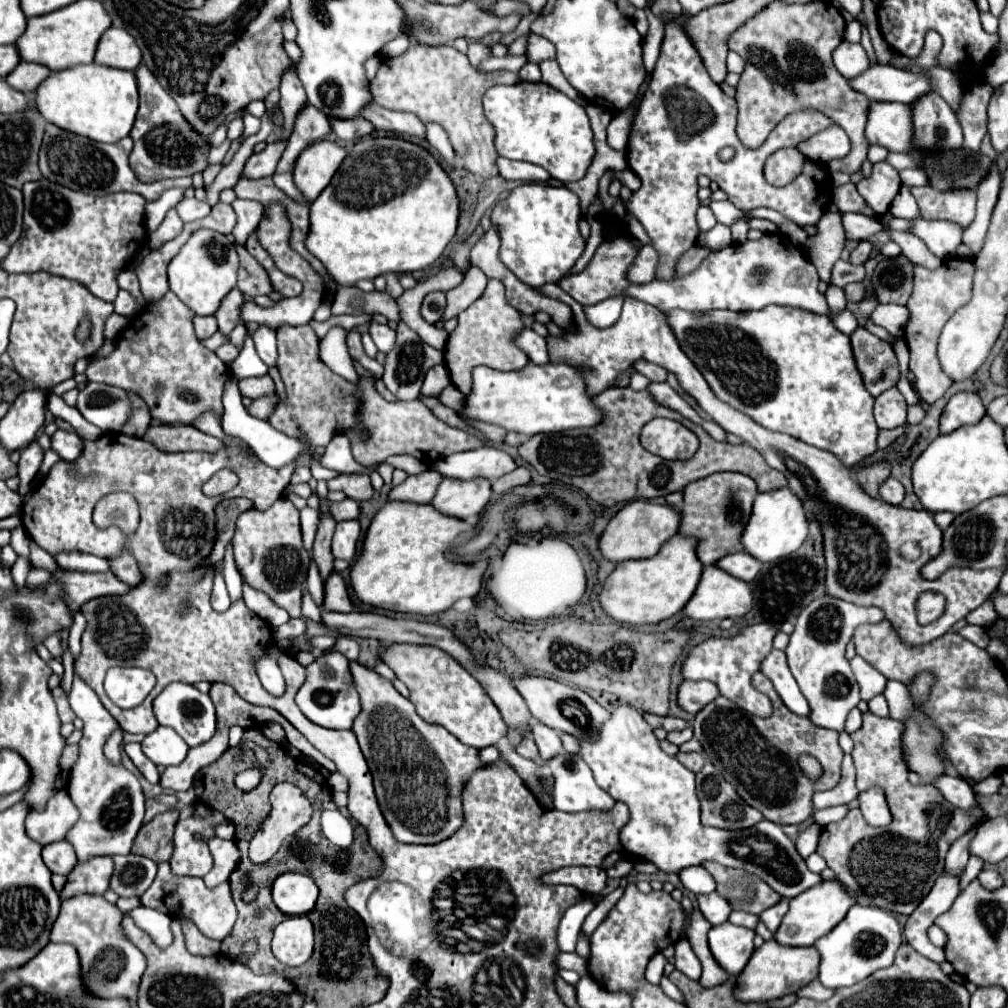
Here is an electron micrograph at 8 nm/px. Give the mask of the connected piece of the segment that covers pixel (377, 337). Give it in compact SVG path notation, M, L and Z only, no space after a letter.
M371 321L369 333L371 333L371 337L373 337L373 341L375 341L379 351L387 353L387 351L393 349L393 345L395 345L395 331L389 325L381 325L377 321Z

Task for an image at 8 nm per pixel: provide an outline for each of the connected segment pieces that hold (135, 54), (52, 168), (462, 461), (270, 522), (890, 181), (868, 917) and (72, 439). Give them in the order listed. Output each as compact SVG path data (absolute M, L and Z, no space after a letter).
M109 27L99 41L95 63L133 71L141 65L141 49L125 29Z
M47 123L43 145L41 145L41 151L39 151L39 169L41 169L41 175L47 181L59 183L59 185L75 189L75 191L87 191L87 193L93 193L93 195L131 191L131 193L139 193L147 201L155 201L163 191L167 191L171 187L191 187L191 177L163 179L163 181L149 183L149 185L141 183L127 163L127 157L129 157L131 149L133 149L131 137L125 137L117 143L107 145L107 143L95 143L87 137L75 135L71 131L59 129L53 123Z
M485 445L473 451L453 453L445 459L439 459L431 465L431 469L439 471L445 477L453 477L453 479L485 477L493 481L493 479L507 475L509 471L515 471L517 463L511 459L507 451L497 449L493 445Z
M277 499L267 511L245 511L237 519L233 551L239 571L253 589L267 593L291 617L301 617L301 597L311 555L301 541L299 509L289 499Z
M886 162L875 163L871 177L859 181L859 193L873 211L887 211L899 187L899 173Z
M853 905L845 919L831 933L827 933L815 943L821 953L819 981L831 989L855 985L877 969L889 967L901 943L903 933L893 913L869 905Z
M57 431L53 437L53 449L61 455L63 461L73 461L80 455L83 445L81 439L71 431Z

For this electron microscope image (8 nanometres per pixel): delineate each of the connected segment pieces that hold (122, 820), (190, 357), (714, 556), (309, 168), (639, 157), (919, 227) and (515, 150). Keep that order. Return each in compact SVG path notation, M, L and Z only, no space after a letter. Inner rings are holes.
M77 673L73 675L73 689L69 693L69 703L75 715L83 719L85 727L83 737L79 741L79 757L73 763L67 781L67 793L71 801L77 805L81 817L67 833L67 841L75 847L79 861L87 861L87 857L97 855L127 855L143 823L145 795L141 791L139 779L131 771L127 771L123 765L111 763L103 755L103 745L107 737L119 725L117 721L113 721L111 713L101 705L93 689Z
M167 291L161 301L149 303L129 321L127 329L115 341L113 353L89 361L85 375L89 381L135 391L149 405L151 417L163 425L191 425L203 411L221 415L221 395L229 371L213 351L197 341L191 325L193 315L185 303Z
M713 473L697 483L685 487L683 519L679 533L693 535L699 539L699 561L703 565L715 565L721 557L737 551L745 551L741 545L741 535L751 517L751 507L757 495L757 485L751 477L741 473Z
M317 141L309 145L297 159L293 179L305 199L315 201L319 193L329 185L331 177L339 169L347 151L335 141Z
M685 15L665 23L665 35L663 35L663 43L661 43L661 53L659 59L655 63L653 75L651 75L651 83L647 93L643 95L641 107L639 107L639 115L635 119L633 131L631 131L631 143L629 143L629 167L635 171L635 175L639 175L641 179L641 189L633 193L631 201L627 203L627 209L639 219L639 223L643 225L645 233L651 239L653 249L659 255L659 263L657 263L657 275L655 279L659 281L671 281L675 279L675 265L679 261L679 257L691 249L697 243L699 237L699 228L696 221L695 212L697 211L697 177L699 175L707 175L709 179L713 179L715 183L719 183L719 187L729 195L729 201L735 207L741 207L745 211L749 209L757 209L757 207L769 207L775 209L779 213L783 213L785 217L789 217L791 221L799 223L799 225L815 225L825 207L831 201L831 179L827 177L827 169L819 167L815 163L807 163L803 173L797 177L797 181L785 185L785 187L775 187L769 185L763 177L763 165L765 159L775 153L781 147L795 147L799 141L815 135L817 131L827 129L829 125L833 125L833 121L825 119L825 115L817 113L817 111L801 111L801 113L791 113L789 117L785 117L781 123L775 125L775 129L771 131L771 135L767 137L767 141L757 147L757 149L747 149L743 147L743 143L739 141L737 133L735 133L735 123L737 123L737 103L735 99L727 97L721 87L717 83L711 81L703 59L695 47L695 43L691 41L691 35L685 29ZM721 147L735 147L735 157L727 163L721 163L717 157L717 151Z
M921 217L911 223L907 219L891 219L889 229L909 231L909 233L917 235L927 245L927 249L941 261L945 261L945 257L949 257L949 259L955 257L955 249L961 243L961 233L963 233L963 229L957 229L957 225L953 225L953 223L925 221Z
M519 81L507 87L491 87L483 97L483 107L485 117L495 127L495 147L501 157L541 165L561 183L573 183L585 177L595 155L593 131L585 109L567 95L545 83Z

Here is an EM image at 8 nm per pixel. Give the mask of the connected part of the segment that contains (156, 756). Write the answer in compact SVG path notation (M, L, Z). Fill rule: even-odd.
M157 727L143 739L141 745L143 753L161 767L179 765L189 751L187 743L171 727Z

